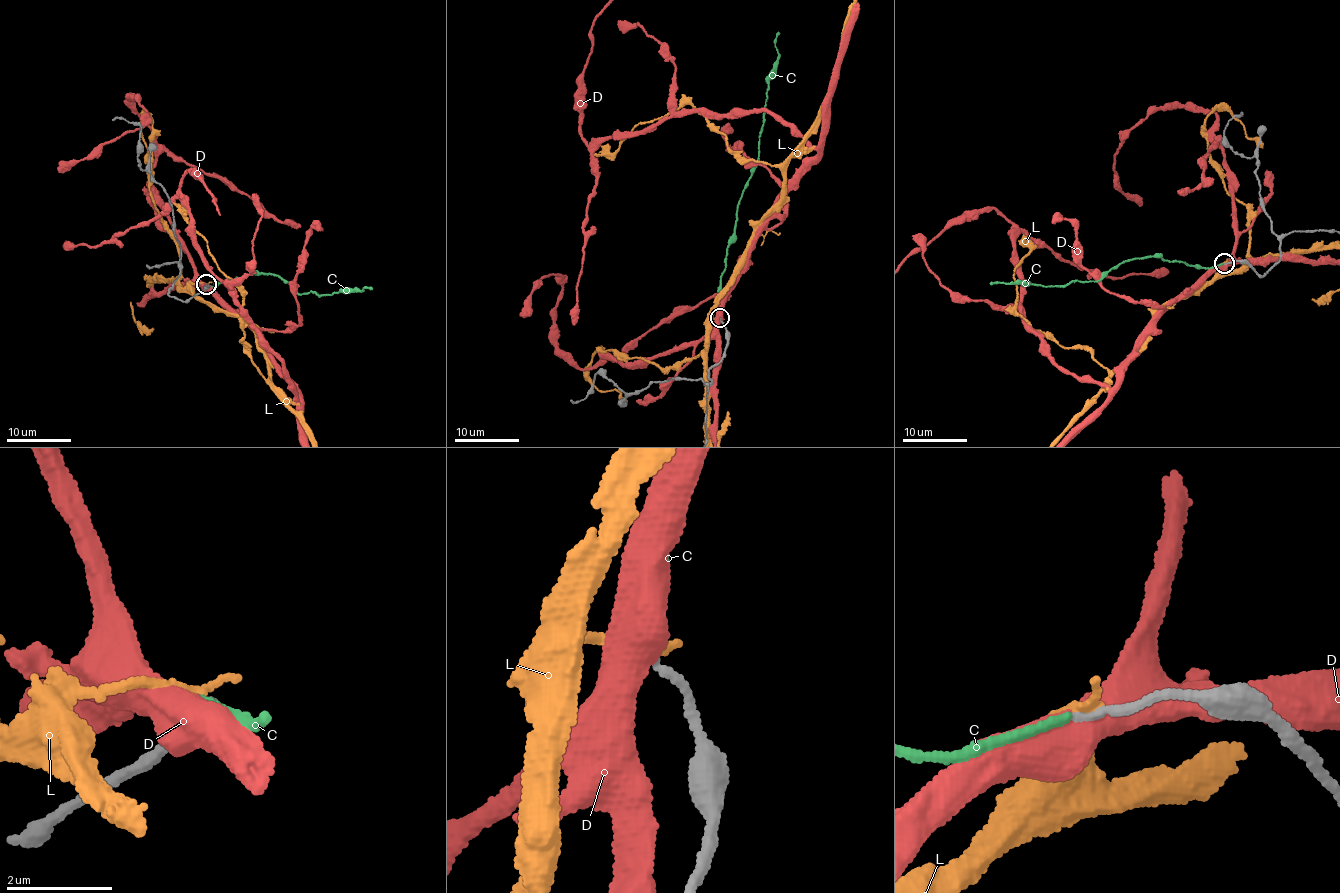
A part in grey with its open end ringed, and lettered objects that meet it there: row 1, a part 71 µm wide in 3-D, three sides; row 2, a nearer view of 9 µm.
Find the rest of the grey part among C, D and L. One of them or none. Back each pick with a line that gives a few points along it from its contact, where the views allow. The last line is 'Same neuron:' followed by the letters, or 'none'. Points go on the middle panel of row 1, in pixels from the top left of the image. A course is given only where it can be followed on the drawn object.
C: course (720, 317), (721, 275), (740, 197), (759, 156), (767, 76), (778, 59), (778, 31)
Same neuron: C

